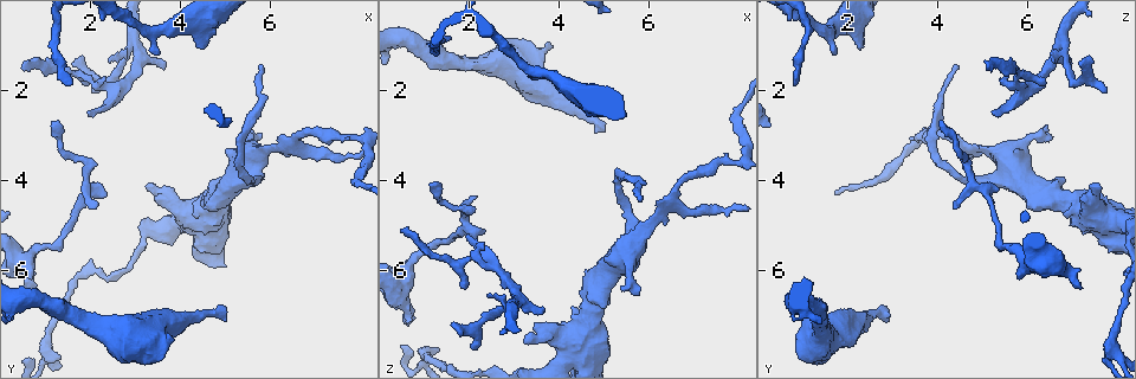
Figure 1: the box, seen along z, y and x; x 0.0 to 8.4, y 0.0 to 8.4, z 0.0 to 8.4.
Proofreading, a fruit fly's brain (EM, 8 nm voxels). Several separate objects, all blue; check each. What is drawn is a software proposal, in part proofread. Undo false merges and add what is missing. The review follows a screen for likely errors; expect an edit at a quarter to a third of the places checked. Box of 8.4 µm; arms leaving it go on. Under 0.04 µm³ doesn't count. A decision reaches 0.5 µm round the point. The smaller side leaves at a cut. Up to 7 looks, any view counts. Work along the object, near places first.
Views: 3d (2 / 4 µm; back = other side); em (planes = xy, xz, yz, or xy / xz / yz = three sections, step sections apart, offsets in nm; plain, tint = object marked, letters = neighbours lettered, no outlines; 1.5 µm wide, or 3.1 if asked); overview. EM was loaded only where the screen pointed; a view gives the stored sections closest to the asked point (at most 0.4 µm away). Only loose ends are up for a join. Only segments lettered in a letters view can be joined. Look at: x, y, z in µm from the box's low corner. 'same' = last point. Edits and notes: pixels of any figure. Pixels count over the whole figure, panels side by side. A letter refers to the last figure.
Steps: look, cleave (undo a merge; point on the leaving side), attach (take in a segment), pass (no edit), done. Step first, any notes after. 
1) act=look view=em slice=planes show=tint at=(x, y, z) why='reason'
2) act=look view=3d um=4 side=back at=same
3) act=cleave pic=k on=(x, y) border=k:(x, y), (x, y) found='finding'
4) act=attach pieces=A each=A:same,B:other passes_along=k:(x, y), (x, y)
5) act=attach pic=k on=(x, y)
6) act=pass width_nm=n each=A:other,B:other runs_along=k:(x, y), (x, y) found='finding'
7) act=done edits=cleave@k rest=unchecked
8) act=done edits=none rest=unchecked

act=look view=em slice=planes show=tint at=(1.65, 1.85, 0.85) why='free end'

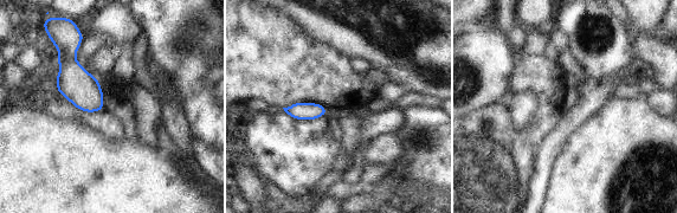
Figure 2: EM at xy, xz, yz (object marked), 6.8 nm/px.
act=look view=em slice=planes show=letters at=same why='what lies round it'

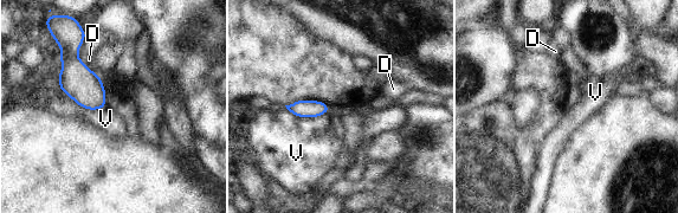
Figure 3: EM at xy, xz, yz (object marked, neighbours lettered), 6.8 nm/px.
act=pass longest_contact=V:400nm each=D:other,V:other border=3:(57, 76), (79, 105), (107, 107) found='none of them fits'

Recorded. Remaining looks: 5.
act=look view=em slice=xy step=8 show=tint at=(0.75, 6.35, 7.20) why='an open end'

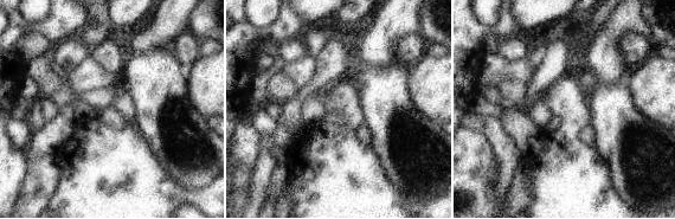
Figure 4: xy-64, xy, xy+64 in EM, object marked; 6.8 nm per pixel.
act=look view=em slice=planes show=letters at=same

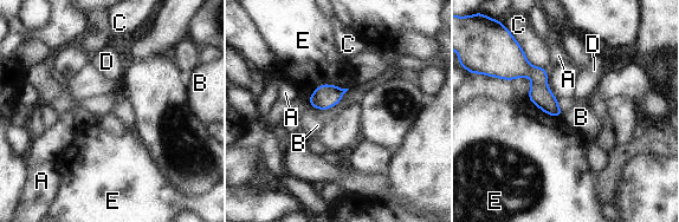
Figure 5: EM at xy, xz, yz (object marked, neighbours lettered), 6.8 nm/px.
act=pass longest_contact=E:300nm each=A:other,B:other,C:other,D:other,E:other border=5:(348, 87), (321, 84), (308, 99) found='none of them fits'

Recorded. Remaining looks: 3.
act=look view=3d um=4 at=(2.95, 1.00, 6.75) why='two arms in line, one across'

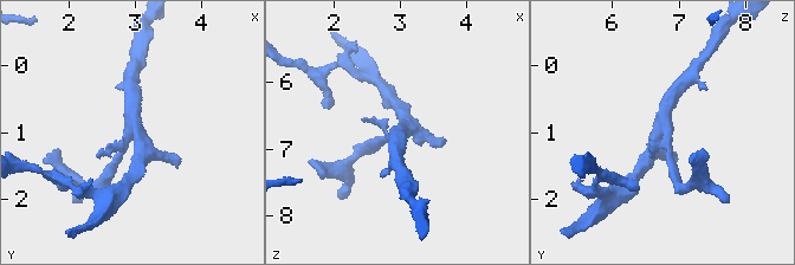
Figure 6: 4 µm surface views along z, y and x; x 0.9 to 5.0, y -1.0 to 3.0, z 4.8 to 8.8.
act=look view=em slice=planes show=letters at=(2.95, 1.05, 6.75) why='need the tissue'

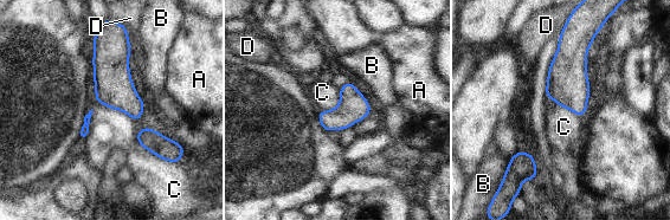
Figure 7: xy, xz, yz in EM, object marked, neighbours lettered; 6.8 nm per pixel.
act=pass each=A:other,B:other,C:other,D:other border=7:(135, 134), (141, 146), (172, 162) found='one neuron here'

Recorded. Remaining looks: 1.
act=done edits=none rest=unchecked

